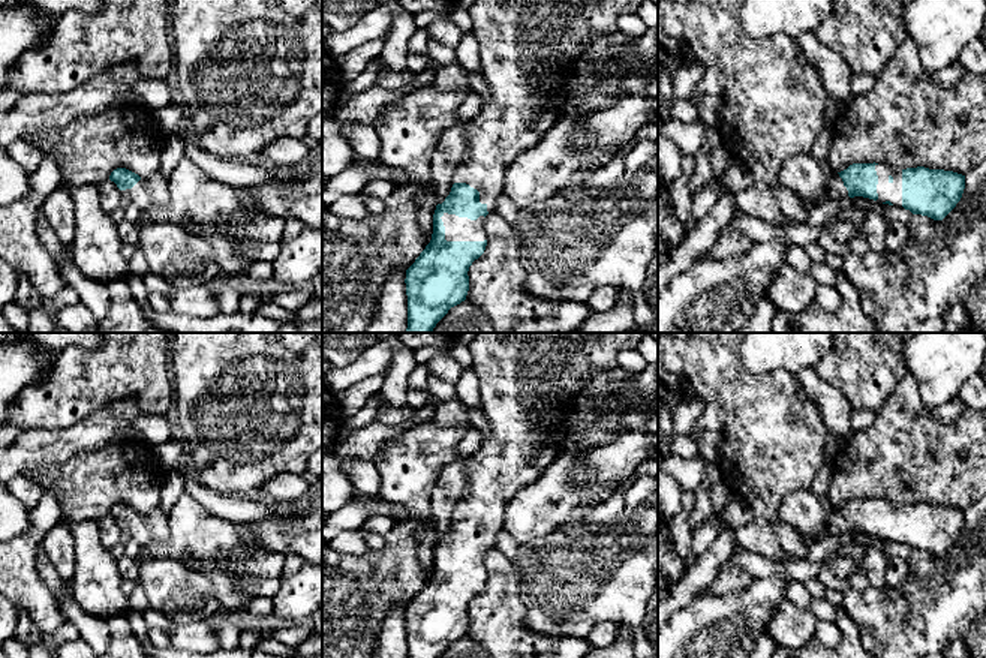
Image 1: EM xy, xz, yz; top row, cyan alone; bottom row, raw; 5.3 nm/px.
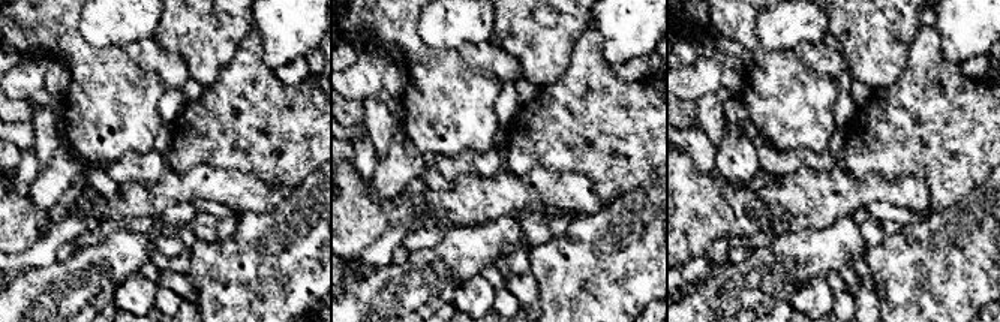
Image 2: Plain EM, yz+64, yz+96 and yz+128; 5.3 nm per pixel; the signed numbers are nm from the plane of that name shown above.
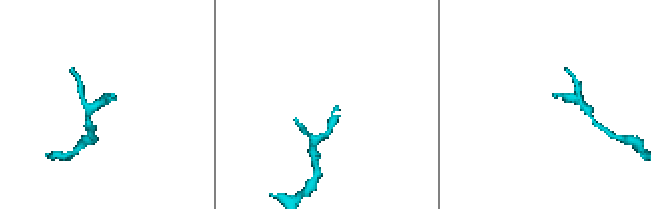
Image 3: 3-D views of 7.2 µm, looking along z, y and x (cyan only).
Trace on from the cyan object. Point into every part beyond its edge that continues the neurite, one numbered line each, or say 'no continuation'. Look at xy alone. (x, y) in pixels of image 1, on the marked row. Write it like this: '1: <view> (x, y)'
1: xy (153, 191)

